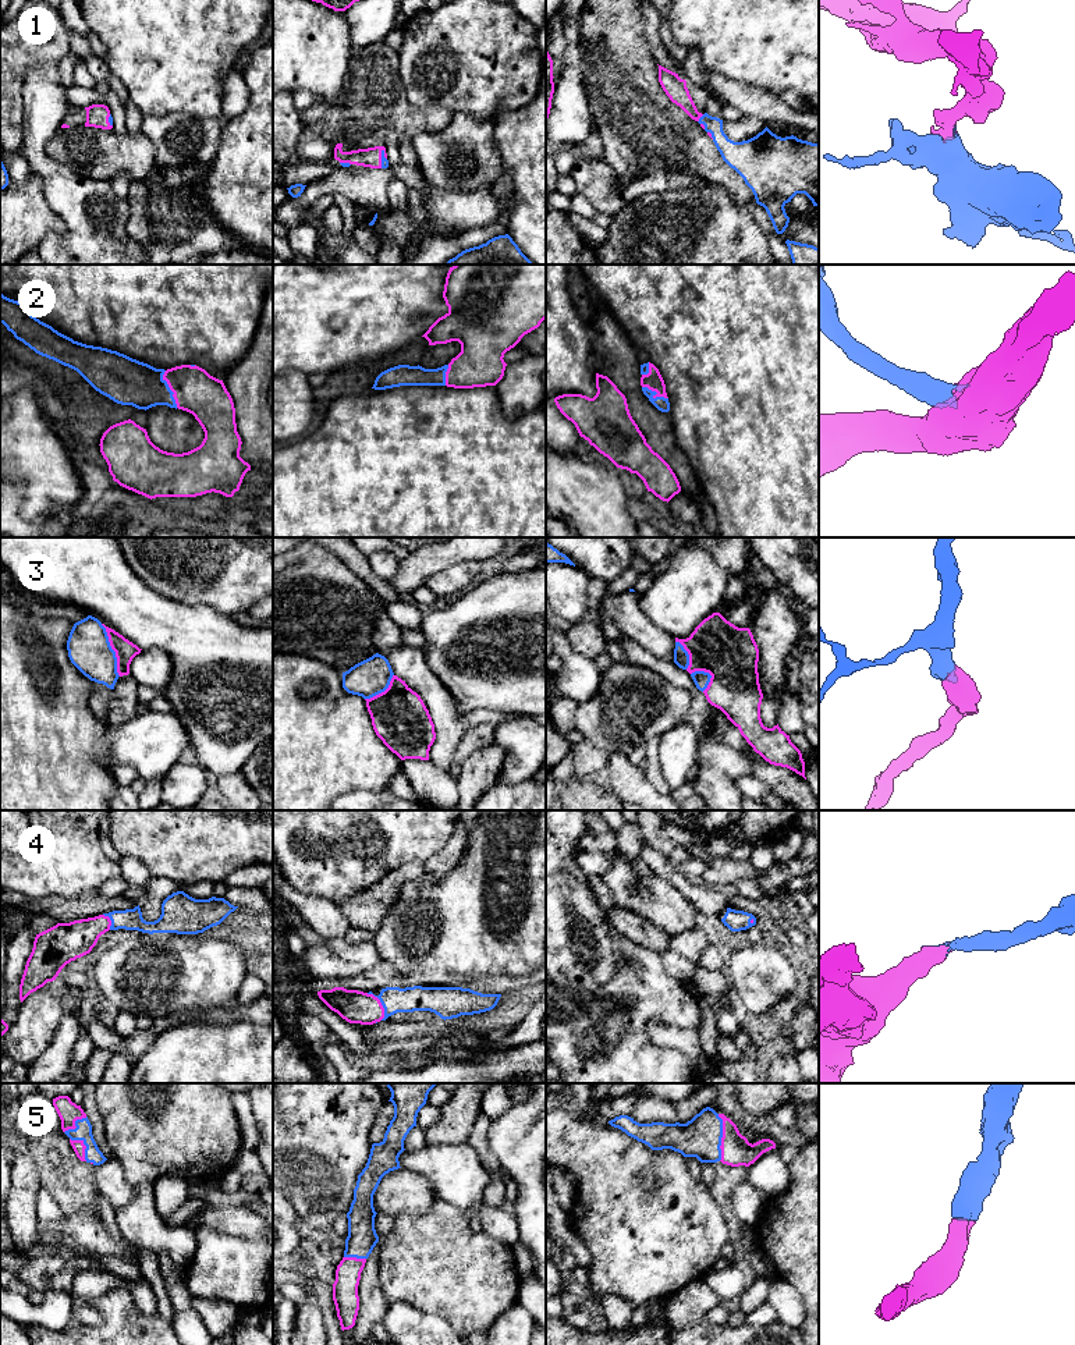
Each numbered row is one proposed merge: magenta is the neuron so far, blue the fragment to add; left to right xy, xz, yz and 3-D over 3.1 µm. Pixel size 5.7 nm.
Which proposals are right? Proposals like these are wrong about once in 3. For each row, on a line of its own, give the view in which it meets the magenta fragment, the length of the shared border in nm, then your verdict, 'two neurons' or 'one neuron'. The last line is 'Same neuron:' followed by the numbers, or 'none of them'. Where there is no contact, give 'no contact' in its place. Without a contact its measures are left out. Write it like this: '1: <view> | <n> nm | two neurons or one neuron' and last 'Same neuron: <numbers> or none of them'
1: yz | 60 nm | one neuron
2: xy | 220 nm | one neuron
3: xy | 320 nm | one neuron
4: xz | 180 nm | one neuron
5: yz | 280 nm | one neuron
Same neuron: 1, 2, 3, 4, 5

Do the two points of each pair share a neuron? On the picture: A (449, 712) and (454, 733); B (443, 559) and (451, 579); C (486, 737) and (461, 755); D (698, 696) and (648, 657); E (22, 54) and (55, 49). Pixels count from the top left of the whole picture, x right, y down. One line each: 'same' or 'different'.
A: same
B: different
C: same
D: same
E: same

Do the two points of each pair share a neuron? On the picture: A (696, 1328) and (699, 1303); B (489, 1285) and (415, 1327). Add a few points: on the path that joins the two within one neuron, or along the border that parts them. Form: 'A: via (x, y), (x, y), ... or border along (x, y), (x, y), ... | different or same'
A: via (696, 1323), (696, 1309) | same
B: border along (404, 1302), (424, 1312), (439, 1315), (454, 1330) | different

